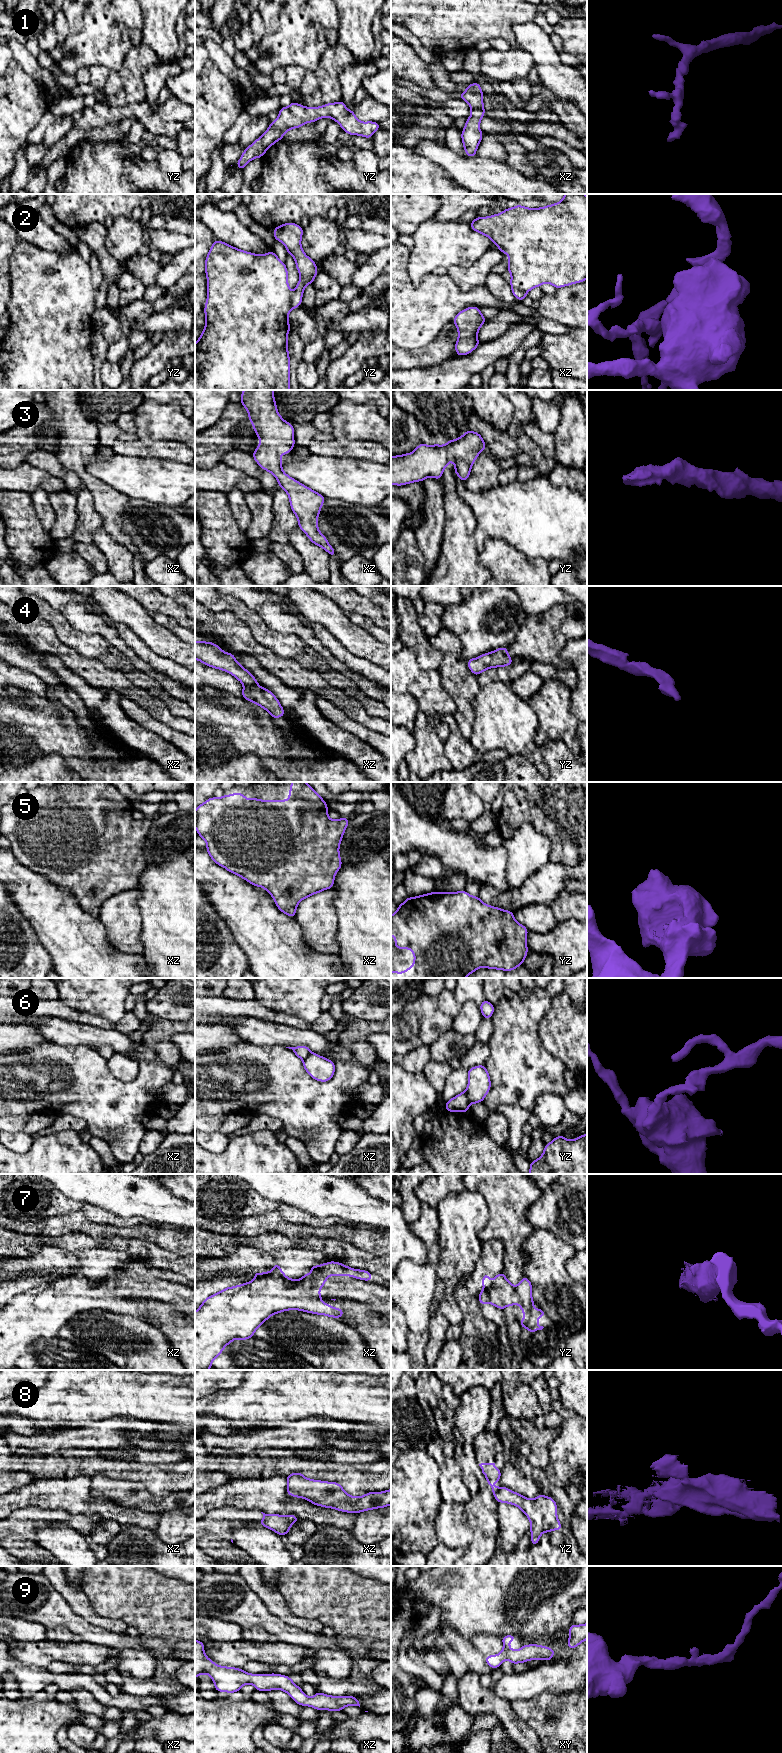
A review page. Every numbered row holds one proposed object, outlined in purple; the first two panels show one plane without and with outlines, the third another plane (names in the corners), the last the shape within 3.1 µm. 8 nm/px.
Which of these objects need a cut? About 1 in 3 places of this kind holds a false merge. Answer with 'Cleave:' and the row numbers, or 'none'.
Cleave: 2, 6, 7, 8

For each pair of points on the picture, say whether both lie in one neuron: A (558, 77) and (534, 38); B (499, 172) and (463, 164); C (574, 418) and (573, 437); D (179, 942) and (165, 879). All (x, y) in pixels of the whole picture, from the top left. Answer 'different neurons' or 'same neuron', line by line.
A: same neuron
B: same neuron
C: same neuron
D: same neuron

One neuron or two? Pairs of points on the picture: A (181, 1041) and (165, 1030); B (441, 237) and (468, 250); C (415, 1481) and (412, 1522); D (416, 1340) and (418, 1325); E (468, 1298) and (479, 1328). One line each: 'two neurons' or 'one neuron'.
A: two neurons
B: one neuron
C: one neuron
D: two neurons
E: one neuron

